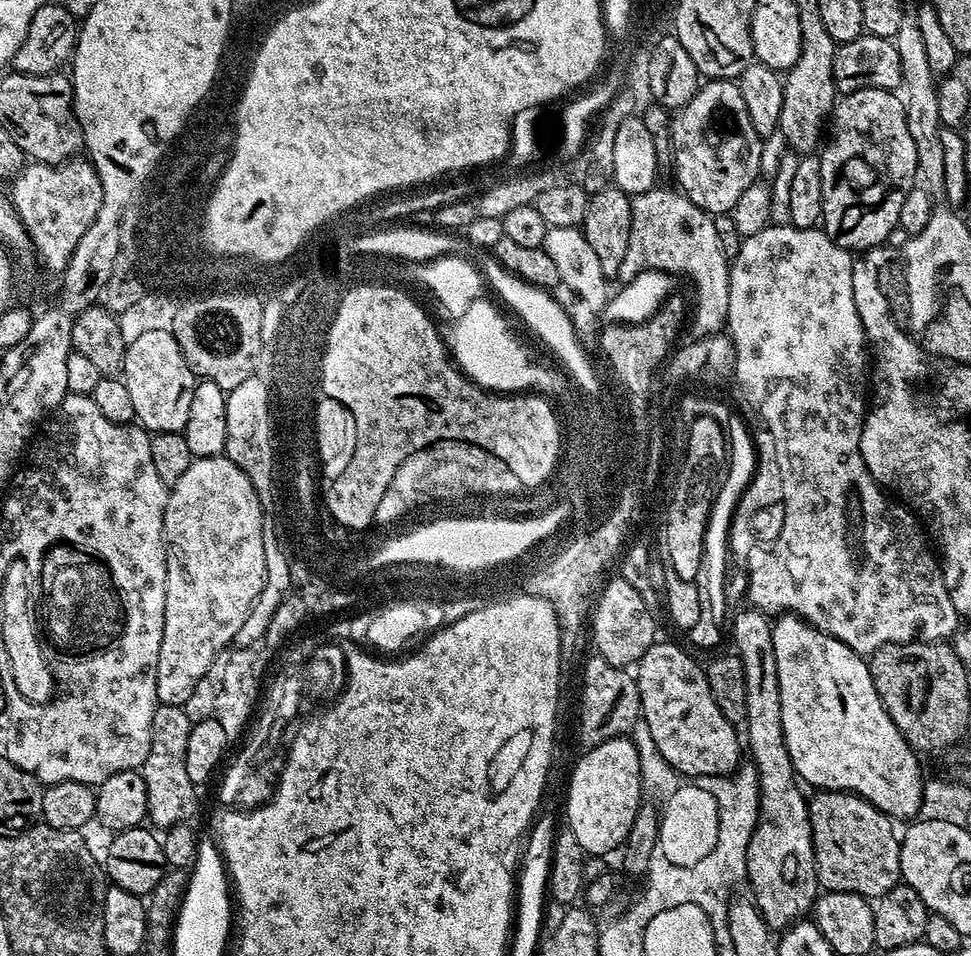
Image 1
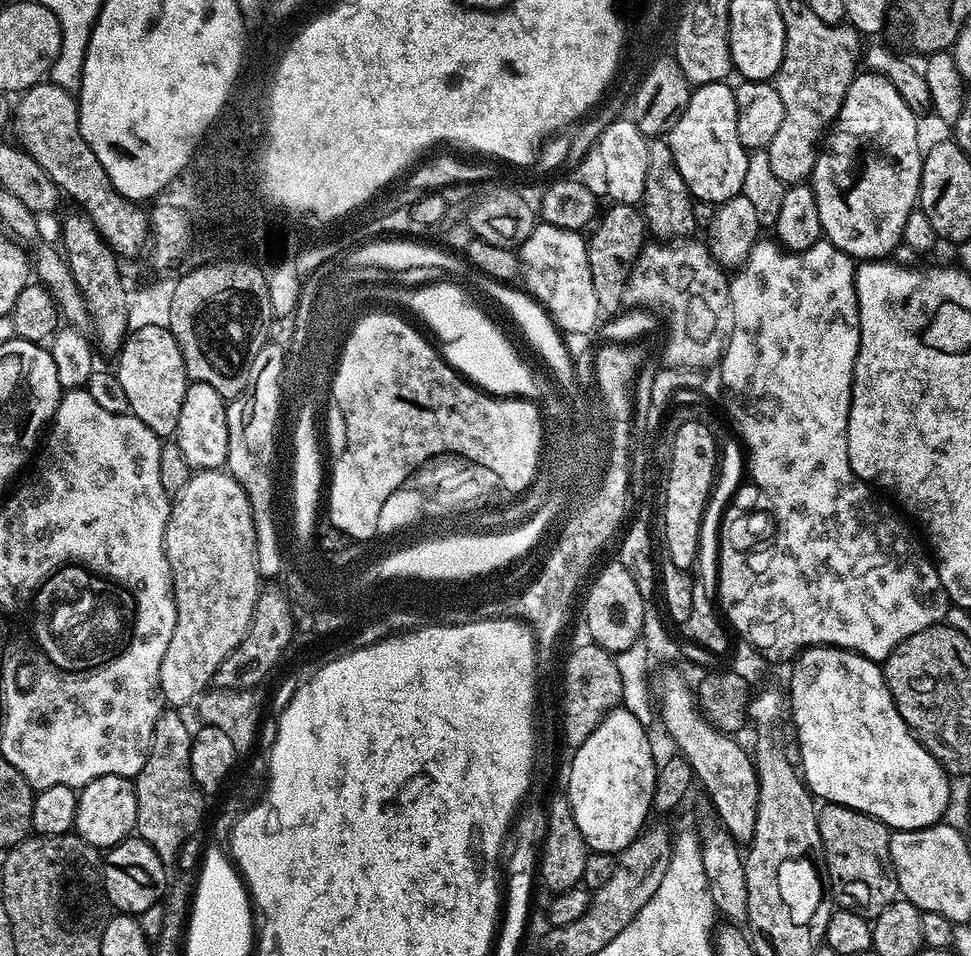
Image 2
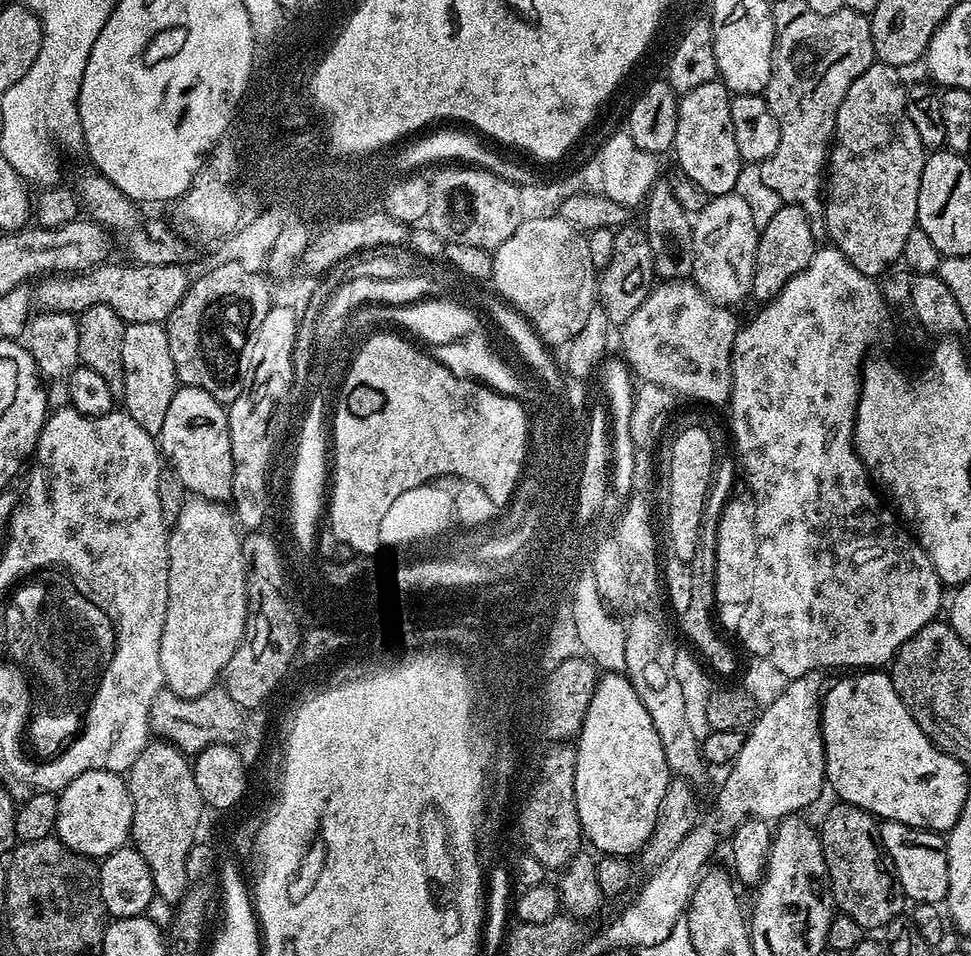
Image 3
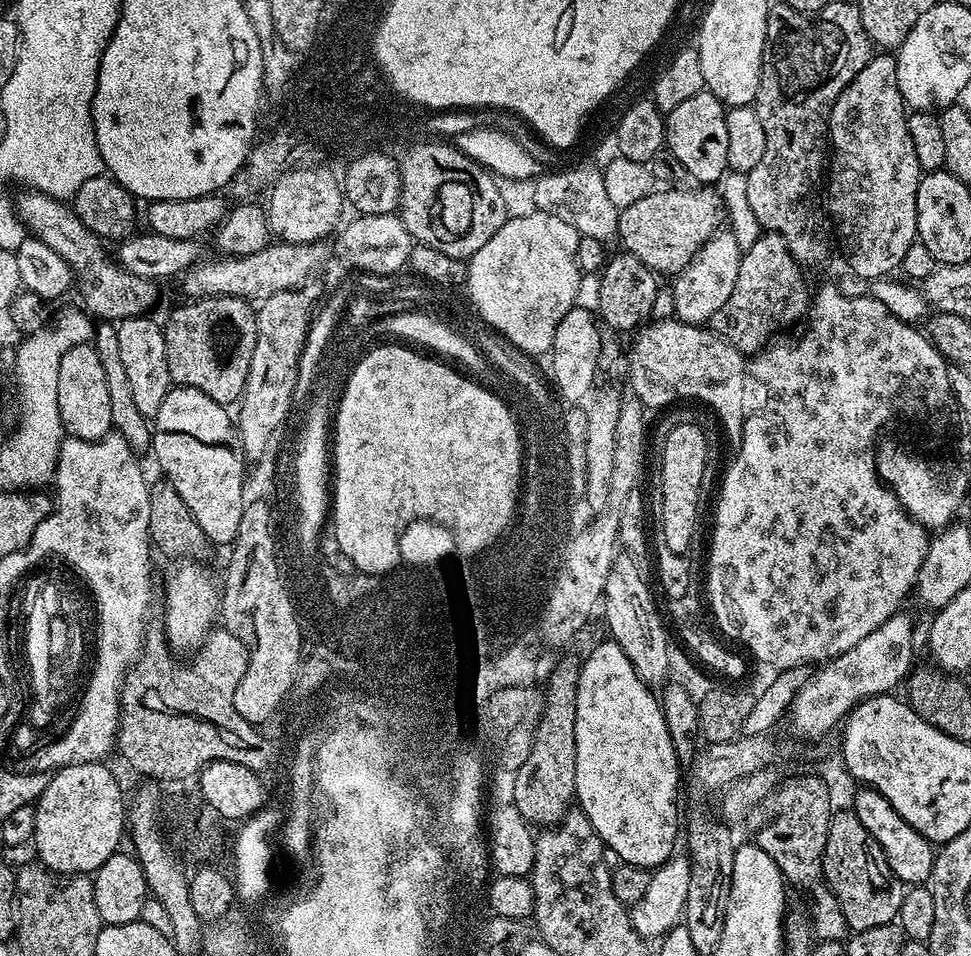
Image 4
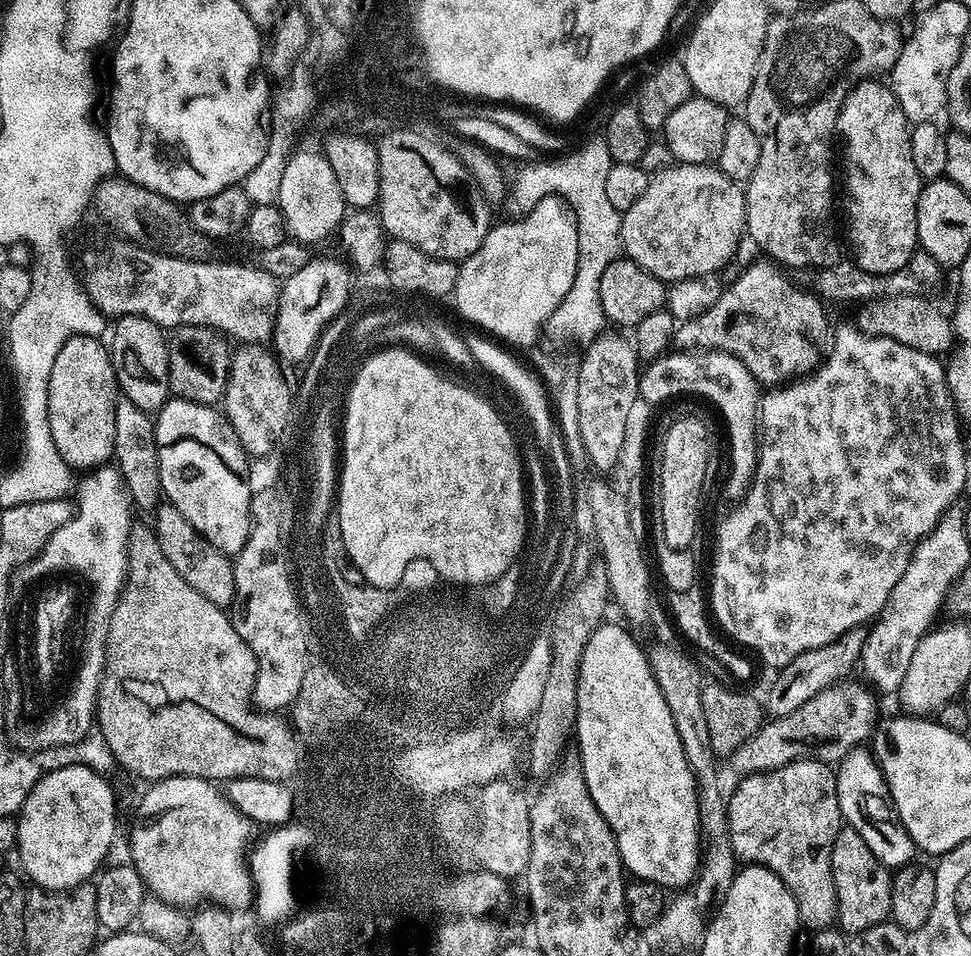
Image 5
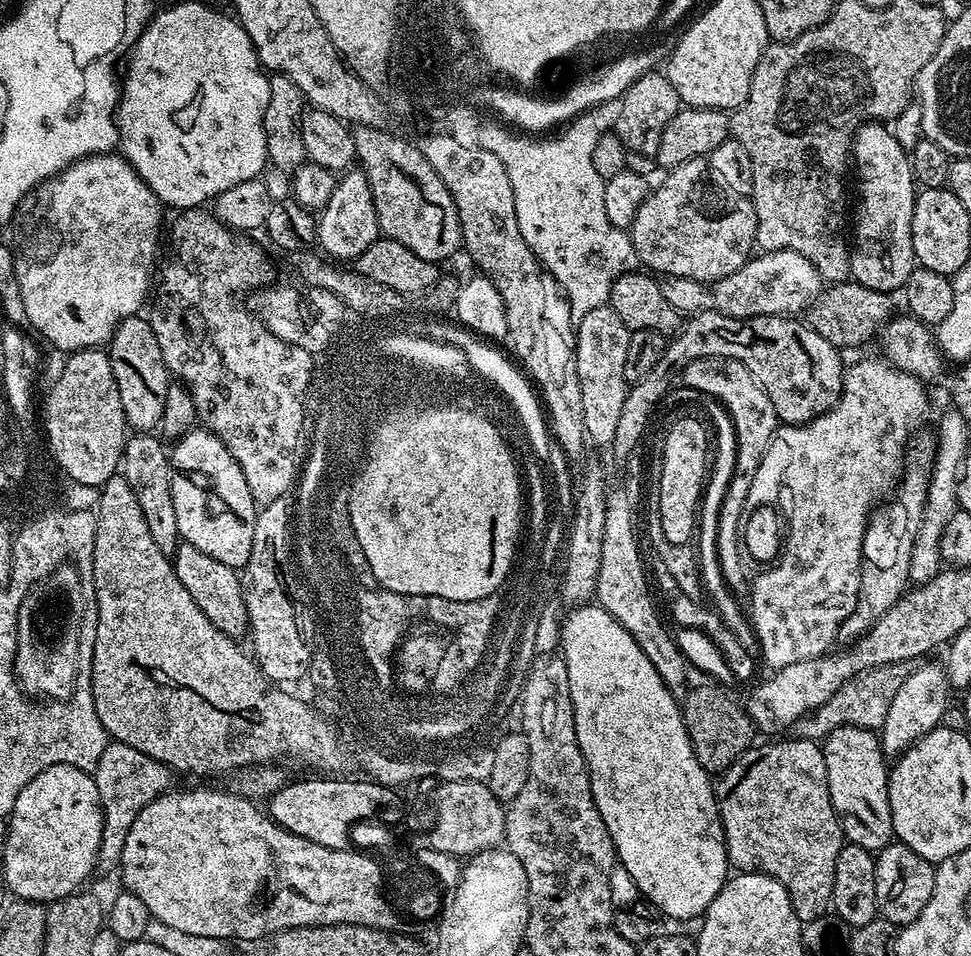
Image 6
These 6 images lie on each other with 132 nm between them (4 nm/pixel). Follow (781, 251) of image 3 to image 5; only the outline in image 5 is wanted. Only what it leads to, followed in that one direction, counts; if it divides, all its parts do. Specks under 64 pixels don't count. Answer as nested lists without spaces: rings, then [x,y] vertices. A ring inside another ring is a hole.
[[[759,262],[743,269],[721,291],[718,302],[706,314],[675,325],[673,349],[730,354],[750,370],[761,386],[784,386],[815,372],[822,363],[822,348],[820,352],[816,340],[827,341],[830,336],[825,305],[819,295],[795,288],[779,271],[783,272],[772,262]]]

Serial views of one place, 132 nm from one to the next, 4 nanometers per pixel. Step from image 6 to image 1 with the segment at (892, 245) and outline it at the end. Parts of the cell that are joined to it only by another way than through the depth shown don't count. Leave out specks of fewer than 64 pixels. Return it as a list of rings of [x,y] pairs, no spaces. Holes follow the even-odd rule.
[[[859,88],[853,92],[845,92],[837,99],[830,113],[830,132],[832,137],[823,145],[819,153],[820,177],[822,178],[822,227],[824,233],[838,246],[848,249],[853,254],[863,253],[865,250],[881,247],[887,241],[888,235],[898,226],[898,213],[902,210],[902,201],[906,194],[914,187],[918,180],[916,170],[916,151],[914,141],[910,139],[910,130],[906,130],[906,118],[904,117],[904,101],[895,91],[887,88]]]

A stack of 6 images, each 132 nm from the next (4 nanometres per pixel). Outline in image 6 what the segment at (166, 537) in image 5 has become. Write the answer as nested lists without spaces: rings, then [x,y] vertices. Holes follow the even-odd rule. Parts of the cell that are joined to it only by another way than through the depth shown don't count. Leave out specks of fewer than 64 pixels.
[[[183,542],[177,544],[176,554],[171,557],[172,568],[178,574],[178,582],[186,586],[186,591],[194,602],[198,602],[198,610],[210,618],[214,624],[226,636],[240,638],[248,632],[248,615],[246,614],[246,602],[244,601],[244,586],[242,576],[237,569],[230,566],[222,566],[210,554],[202,554],[198,546],[190,546]]]

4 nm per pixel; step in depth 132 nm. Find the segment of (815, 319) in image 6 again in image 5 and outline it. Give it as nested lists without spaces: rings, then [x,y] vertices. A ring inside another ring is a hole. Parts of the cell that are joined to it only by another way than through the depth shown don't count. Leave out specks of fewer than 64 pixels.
[[[920,295],[882,296],[878,300],[861,303],[860,313],[854,320],[855,327],[868,336],[885,336],[919,352],[924,352],[928,348],[937,348],[941,354],[947,353],[954,344],[949,313],[947,311],[944,313],[938,305],[931,304],[926,297]]]

